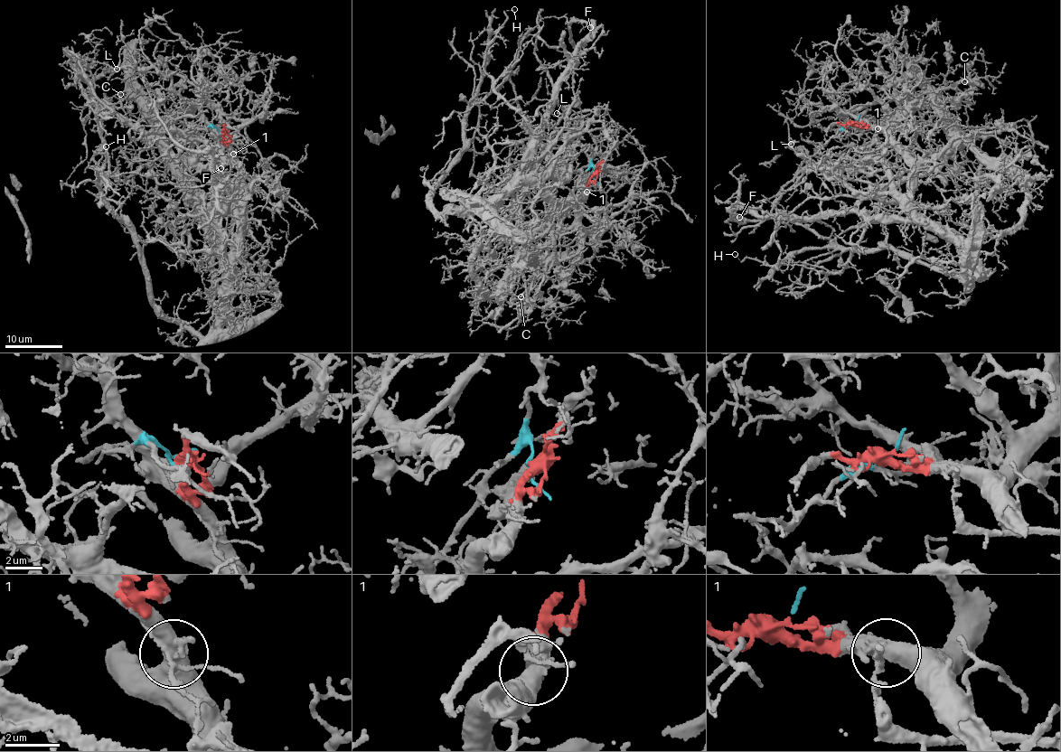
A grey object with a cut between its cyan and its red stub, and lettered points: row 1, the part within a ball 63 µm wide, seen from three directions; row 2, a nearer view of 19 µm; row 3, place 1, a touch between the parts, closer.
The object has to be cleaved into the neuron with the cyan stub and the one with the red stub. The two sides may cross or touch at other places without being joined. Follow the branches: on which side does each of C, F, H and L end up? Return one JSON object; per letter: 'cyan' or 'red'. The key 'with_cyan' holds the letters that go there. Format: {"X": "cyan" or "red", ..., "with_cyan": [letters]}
{"C": "cyan", "F": "red", "H": "red", "L": "cyan", "with_cyan": ["C", "L"]}

